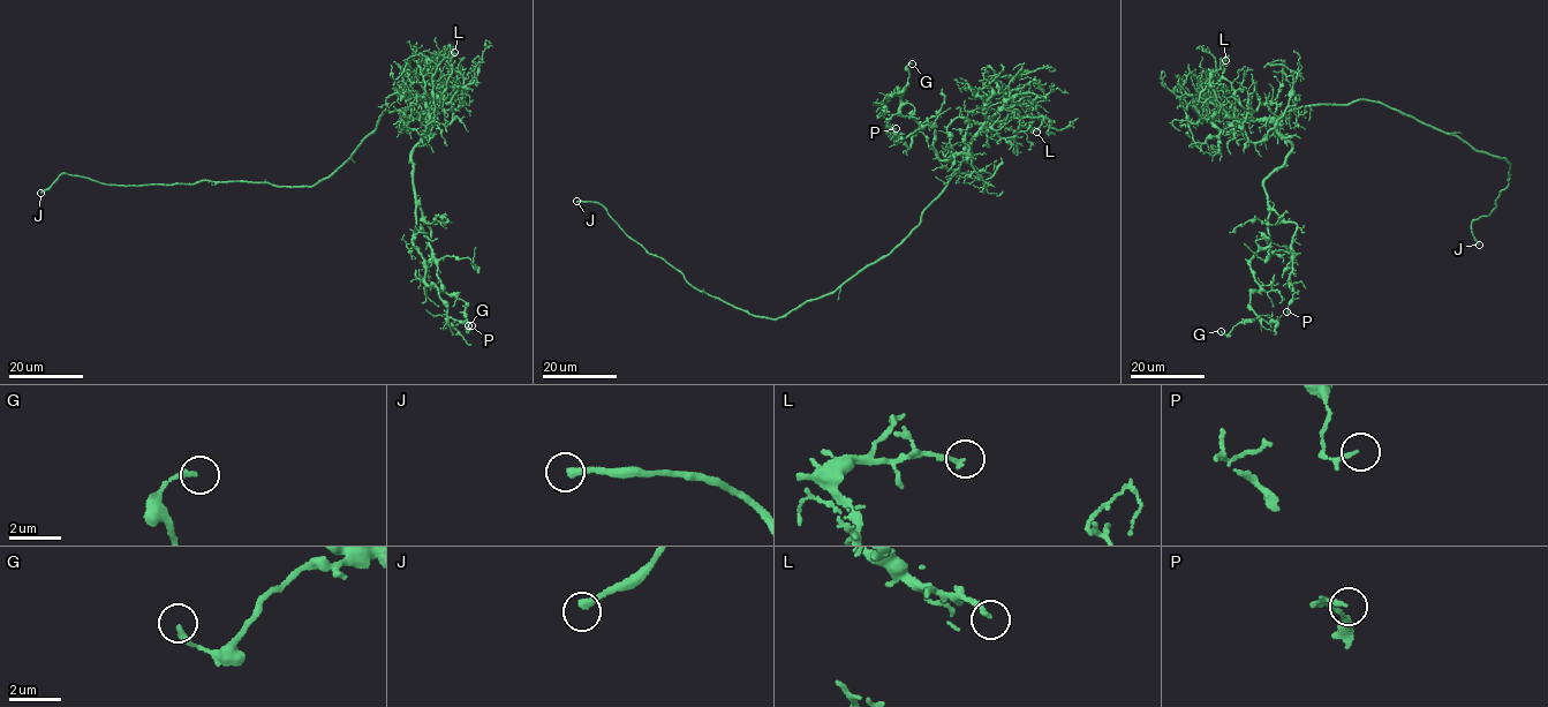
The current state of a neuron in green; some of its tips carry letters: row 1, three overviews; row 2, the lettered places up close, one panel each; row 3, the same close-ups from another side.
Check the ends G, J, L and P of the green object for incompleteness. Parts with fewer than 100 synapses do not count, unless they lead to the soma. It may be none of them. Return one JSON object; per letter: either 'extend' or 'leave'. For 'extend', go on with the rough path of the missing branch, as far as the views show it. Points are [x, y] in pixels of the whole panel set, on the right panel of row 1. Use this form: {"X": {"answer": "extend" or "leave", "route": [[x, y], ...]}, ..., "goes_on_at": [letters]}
{"G": {"answer": "leave"}, "J": {"answer": "extend", "route": [[1479, 245], [1493, 245]]}, "L": {"answer": "leave"}, "P": {"answer": "leave"}, "goes_on_at": ["J"]}

